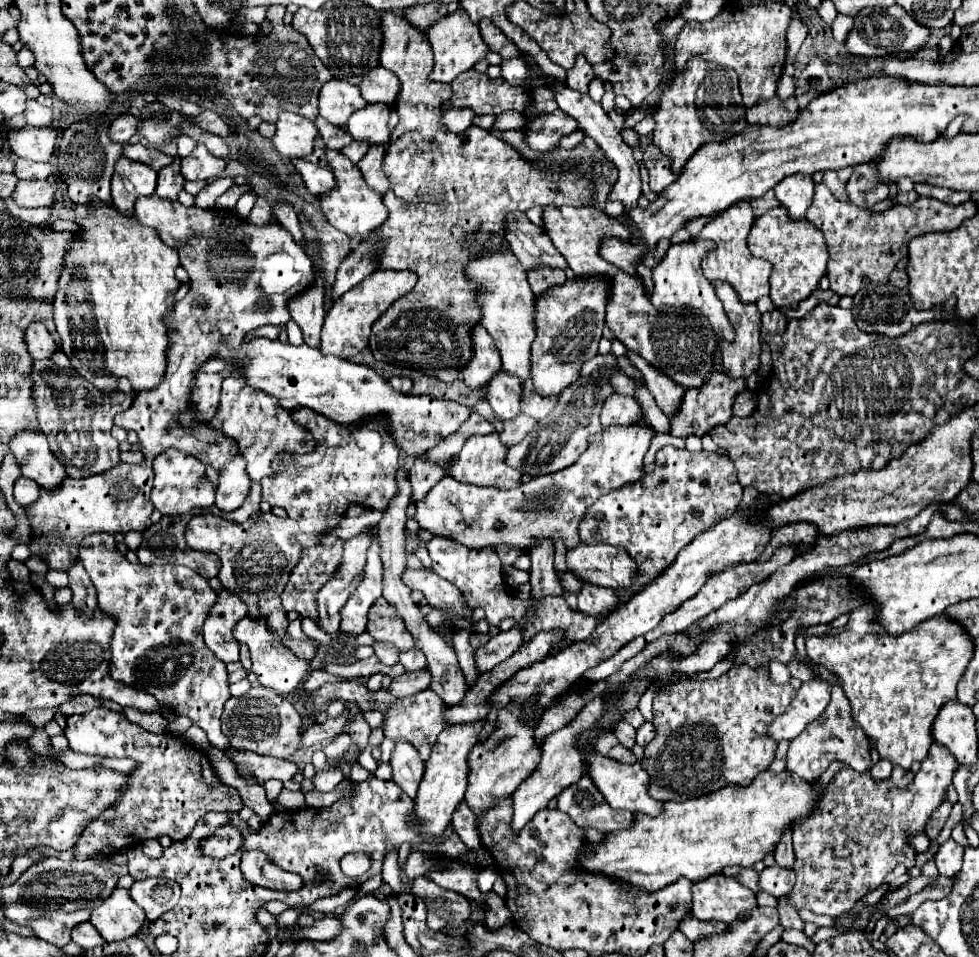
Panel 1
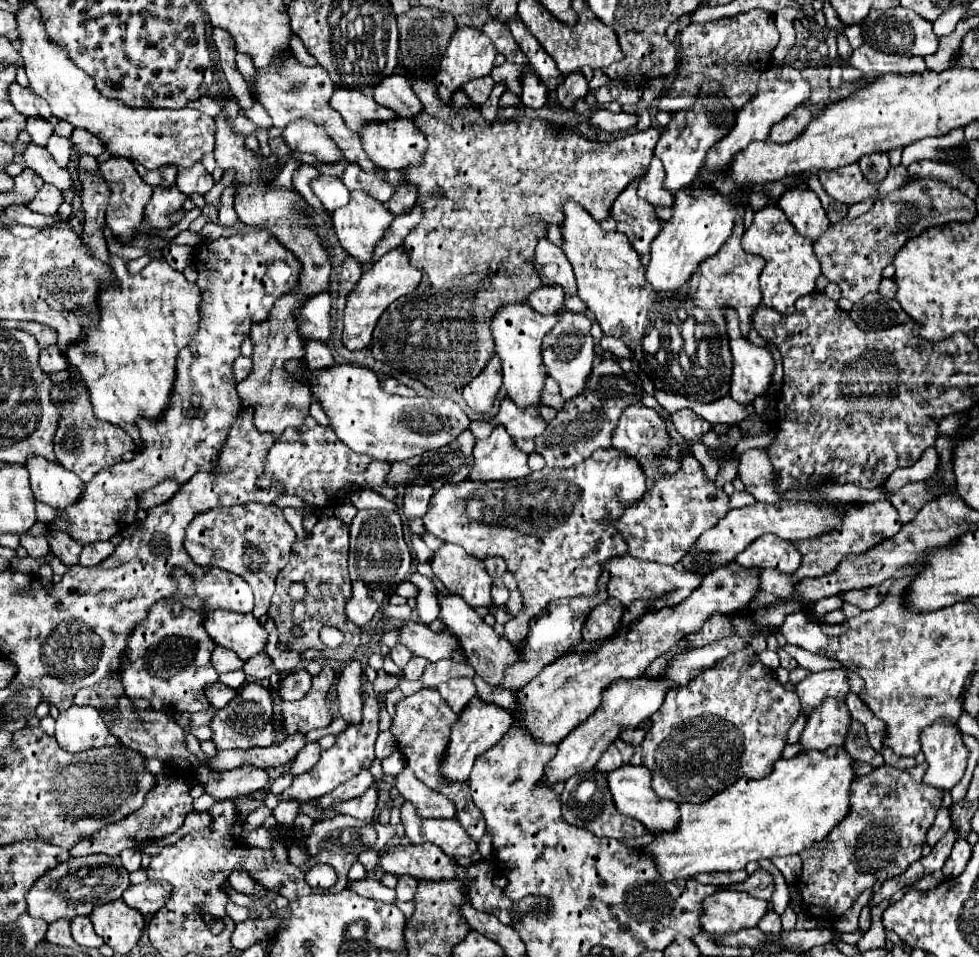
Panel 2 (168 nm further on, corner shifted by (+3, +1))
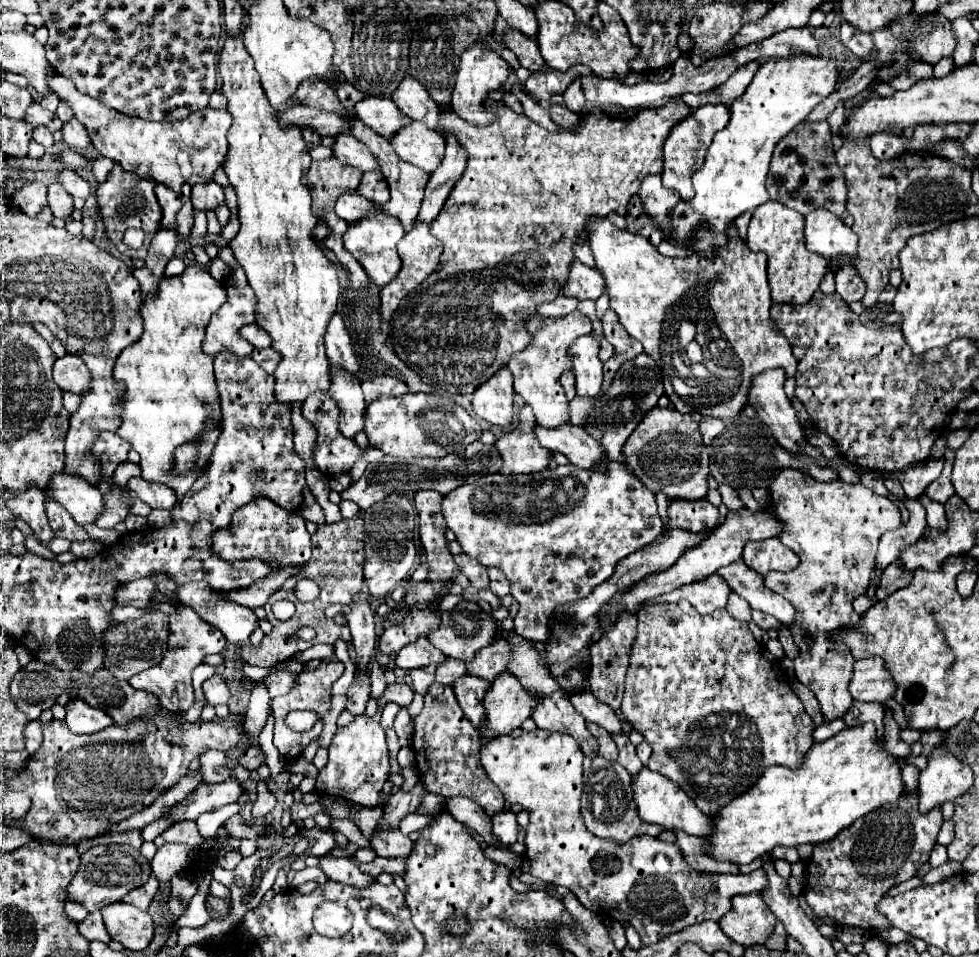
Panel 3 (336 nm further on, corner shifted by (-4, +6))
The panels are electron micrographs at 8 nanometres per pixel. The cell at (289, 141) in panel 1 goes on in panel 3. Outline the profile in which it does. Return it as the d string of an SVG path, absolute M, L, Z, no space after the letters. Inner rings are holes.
M337 134L335 138L335 146L333 146L333 154L337 160L341 160L343 164L355 166L361 172L369 172L369 170L379 170L379 164L375 160L375 156L371 154L371 150L359 142L355 136L351 134Z

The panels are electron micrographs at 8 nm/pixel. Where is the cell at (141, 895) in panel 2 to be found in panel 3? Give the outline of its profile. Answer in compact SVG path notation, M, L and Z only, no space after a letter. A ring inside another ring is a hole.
M151 876L147 884L135 888L135 890L131 890L127 896L123 896L123 902L131 904L131 906L135 906L135 908L139 908L139 910L147 910L149 904L151 904L151 900L155 898L157 890L159 890L159 882L157 882L155 876Z

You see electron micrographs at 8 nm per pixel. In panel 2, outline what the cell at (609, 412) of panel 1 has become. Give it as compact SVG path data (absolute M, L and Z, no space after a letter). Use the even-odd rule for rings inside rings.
M640 403L624 409L624 413L620 415L620 425L612 433L612 445L620 451L626 451L630 457L638 459L644 473L650 479L656 479L656 475L660 473L674 473L680 467L678 465L678 455L680 455L678 441L666 433L666 425L660 419L660 415L654 409L648 409Z

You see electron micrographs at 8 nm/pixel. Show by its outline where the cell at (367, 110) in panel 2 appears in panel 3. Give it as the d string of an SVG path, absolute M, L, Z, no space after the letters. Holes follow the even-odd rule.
M367 96L365 100L357 102L353 112L369 126L375 130L379 136L391 140L395 132L411 124L413 120L409 116L403 116L399 108L395 108L395 102L389 98L377 98L377 96Z

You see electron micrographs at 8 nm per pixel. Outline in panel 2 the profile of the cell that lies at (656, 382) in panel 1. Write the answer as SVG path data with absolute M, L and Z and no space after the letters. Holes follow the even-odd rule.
M680 409L670 413L670 421L674 423L676 431L688 441L700 441L702 435L710 429L708 421L698 417L692 409Z

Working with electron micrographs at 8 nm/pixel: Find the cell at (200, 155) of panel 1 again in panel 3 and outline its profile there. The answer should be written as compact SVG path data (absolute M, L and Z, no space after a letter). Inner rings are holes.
M215 182L193 186L191 198L193 198L195 210L201 210L201 212L215 212L221 204L225 204L223 188Z

